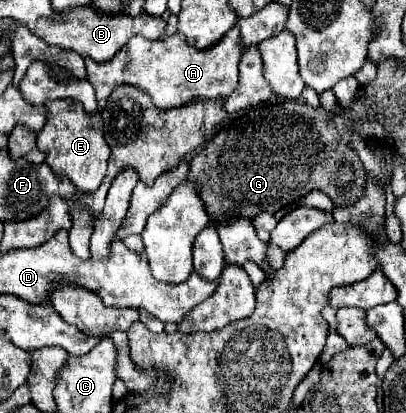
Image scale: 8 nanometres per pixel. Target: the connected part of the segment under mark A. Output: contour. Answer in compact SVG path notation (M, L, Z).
M231 28L225 38L213 46L211 50L193 50L181 34L165 40L147 40L143 36L131 38L109 62L97 64L91 58L85 58L87 80L95 88L97 96L97 110L103 112L107 98L111 96L113 88L119 84L135 86L147 92L155 106L159 108L173 108L183 106L193 98L227 98L239 82L237 62L243 54L239 48L239 30Z

